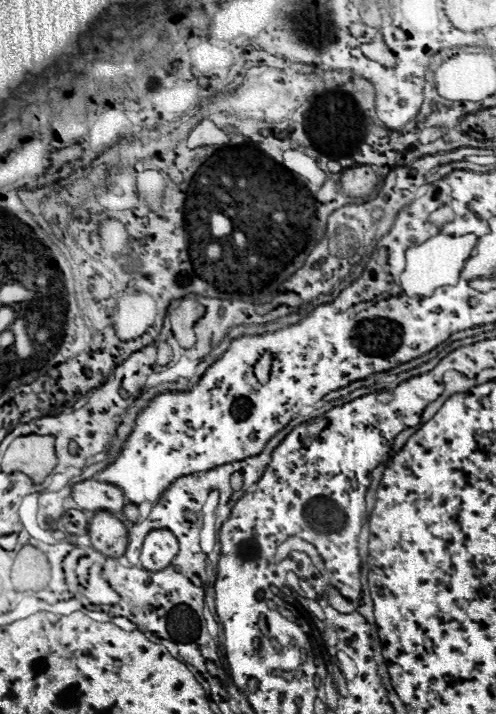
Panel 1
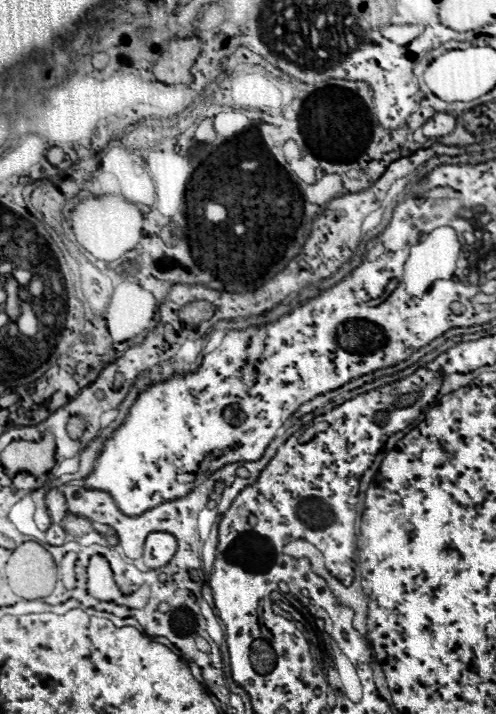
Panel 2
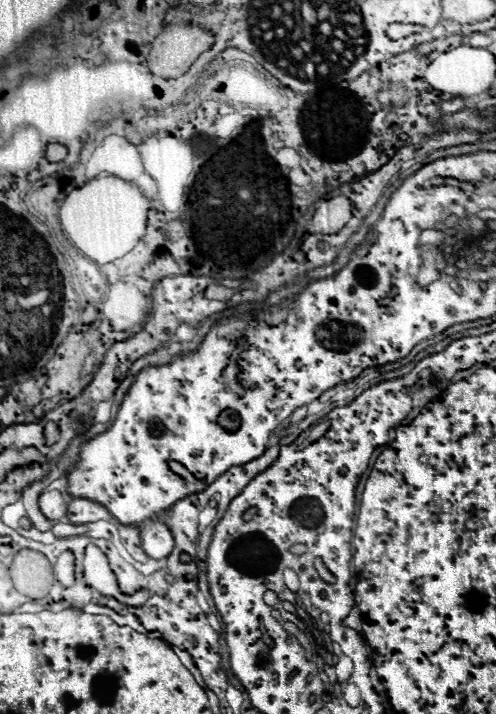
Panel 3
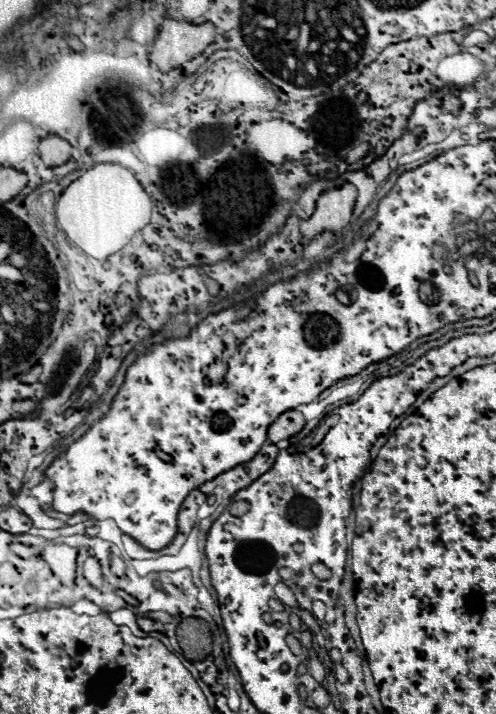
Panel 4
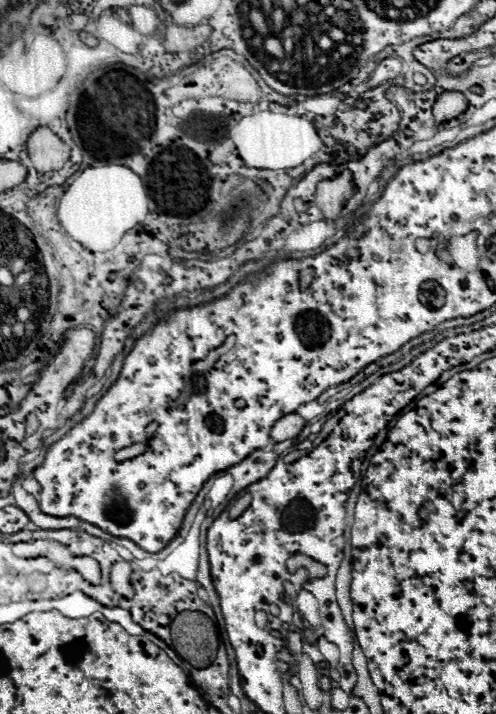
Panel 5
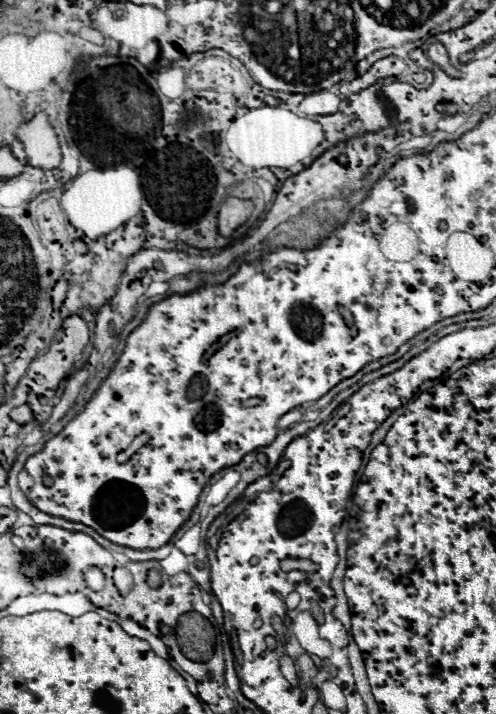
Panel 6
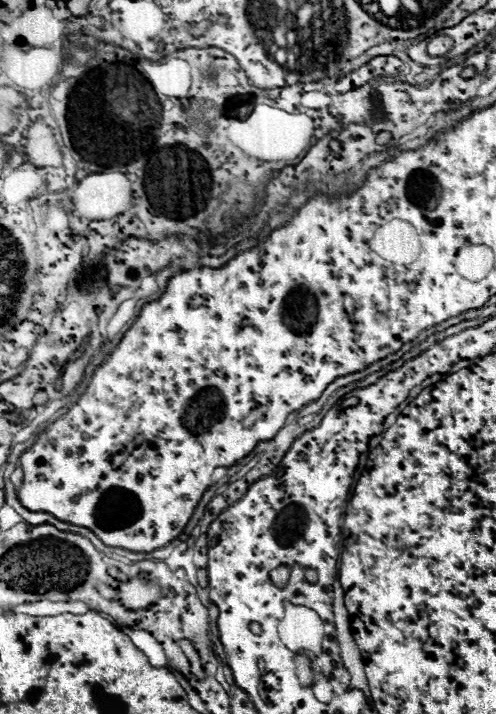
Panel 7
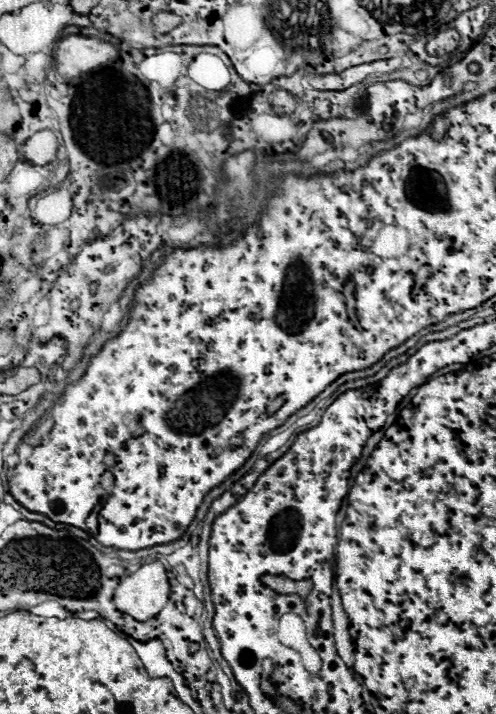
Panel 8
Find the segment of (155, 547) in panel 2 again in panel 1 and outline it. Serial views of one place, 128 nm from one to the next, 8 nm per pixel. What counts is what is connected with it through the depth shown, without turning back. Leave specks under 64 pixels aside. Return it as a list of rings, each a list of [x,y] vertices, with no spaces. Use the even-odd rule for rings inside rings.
[[[167,529],[152,530],[142,546],[140,562],[146,570],[162,570],[166,568],[178,554],[178,540]]]

